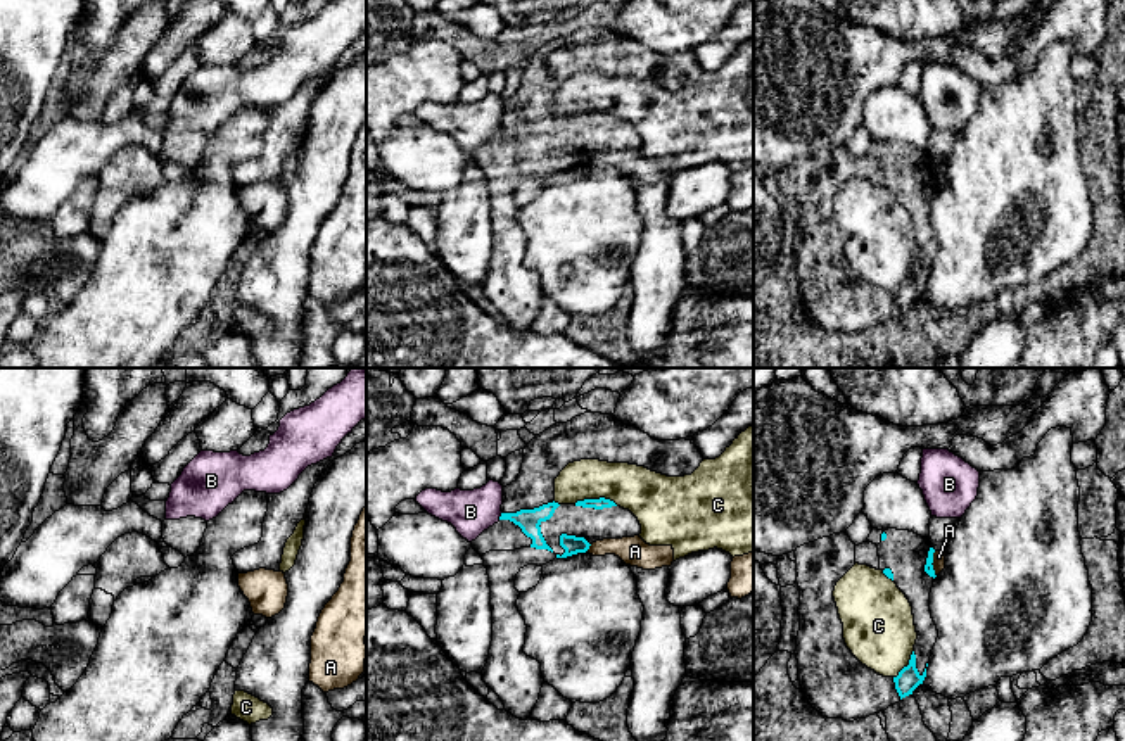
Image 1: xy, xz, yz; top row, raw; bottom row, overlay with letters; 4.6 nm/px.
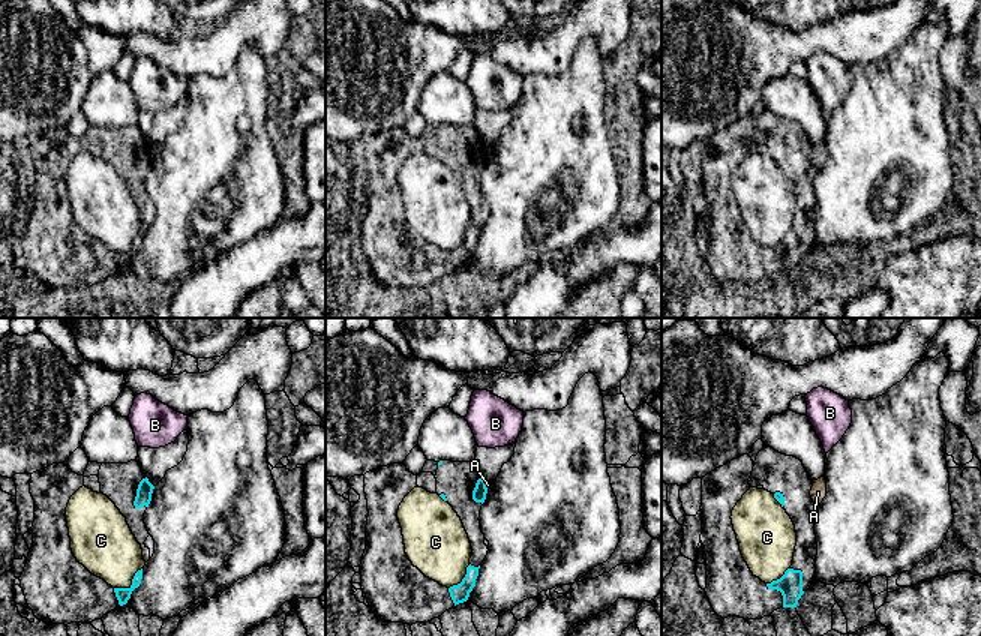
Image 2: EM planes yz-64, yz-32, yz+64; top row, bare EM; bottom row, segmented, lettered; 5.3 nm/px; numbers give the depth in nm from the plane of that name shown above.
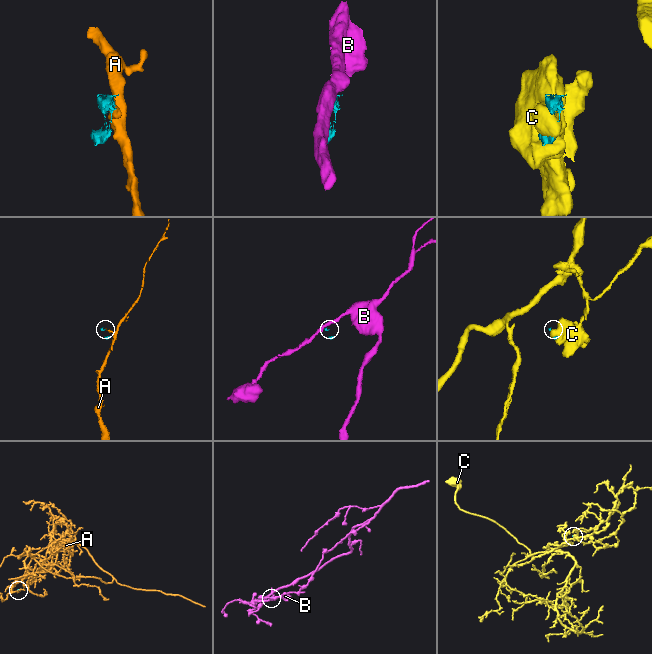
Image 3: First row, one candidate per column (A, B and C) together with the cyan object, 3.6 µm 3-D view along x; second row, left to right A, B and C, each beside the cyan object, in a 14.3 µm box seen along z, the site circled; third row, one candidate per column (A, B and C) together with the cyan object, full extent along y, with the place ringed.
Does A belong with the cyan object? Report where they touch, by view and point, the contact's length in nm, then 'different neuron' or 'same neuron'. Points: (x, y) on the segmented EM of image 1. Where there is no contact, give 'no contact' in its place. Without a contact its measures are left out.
yz (932, 562) | 120 nm | different neuron

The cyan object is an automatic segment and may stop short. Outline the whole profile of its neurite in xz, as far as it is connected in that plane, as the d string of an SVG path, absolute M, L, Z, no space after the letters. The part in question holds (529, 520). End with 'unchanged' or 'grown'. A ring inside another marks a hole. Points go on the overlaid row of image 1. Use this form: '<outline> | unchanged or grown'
M591 411L550 427L525 446L517 480L503 487L499 522L472 541L487 568L493 610L493 641L482 679L499 696L505 710L520 720L531 719L544 679L541 663L524 653L527 625L517 608L517 573L527 565L543 567L555 558L586 553L596 541L641 534L638 518L610 499L584 499L575 504L553 501L555 478L569 463L581 459L629 463L667 477L684 477L700 466L703 456L691 440L657 440L636 427L624 425L613 415Z | grown

